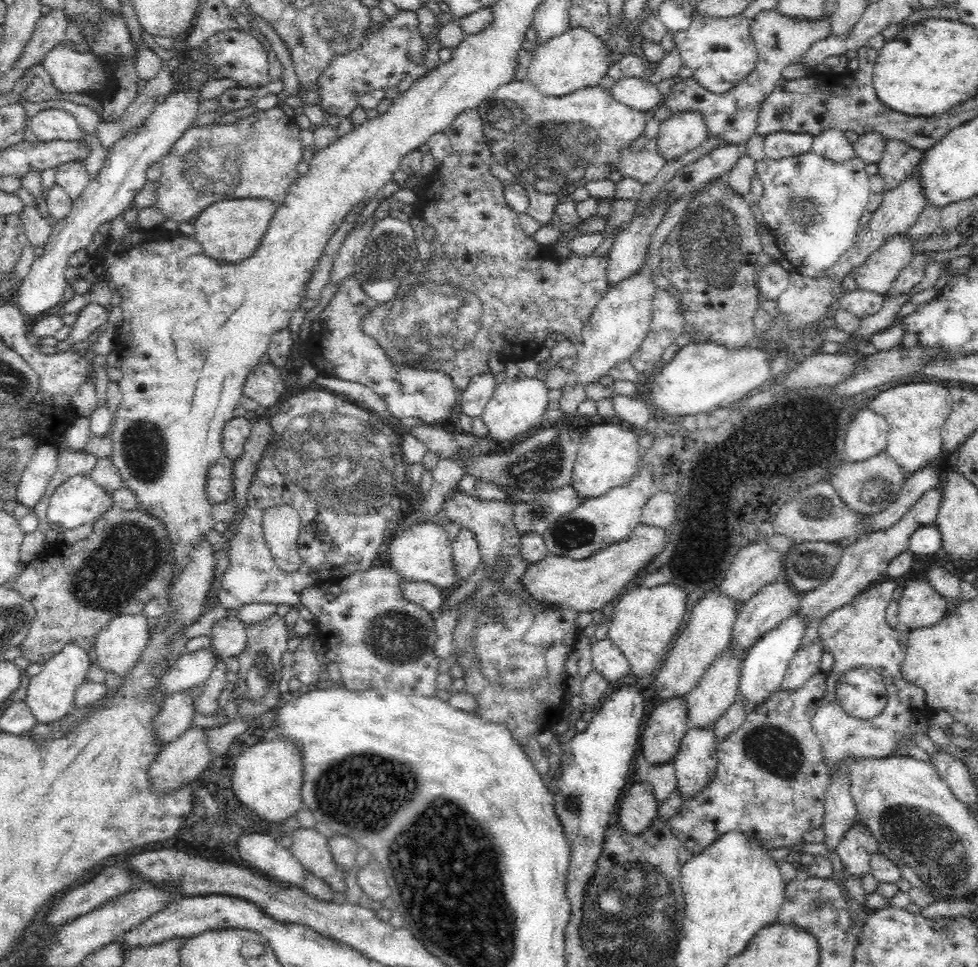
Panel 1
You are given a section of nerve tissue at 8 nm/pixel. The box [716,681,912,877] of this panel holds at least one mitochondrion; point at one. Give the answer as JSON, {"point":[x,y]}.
{"point":[771,747]}

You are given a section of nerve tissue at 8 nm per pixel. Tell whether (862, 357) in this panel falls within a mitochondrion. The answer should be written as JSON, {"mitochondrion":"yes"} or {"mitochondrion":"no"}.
{"mitochondrion":"no"}

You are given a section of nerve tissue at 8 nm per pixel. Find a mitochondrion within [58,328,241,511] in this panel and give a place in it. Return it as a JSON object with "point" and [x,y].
{"point":[143,445]}

